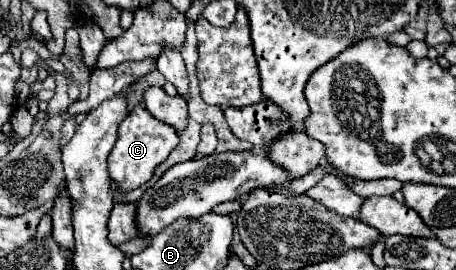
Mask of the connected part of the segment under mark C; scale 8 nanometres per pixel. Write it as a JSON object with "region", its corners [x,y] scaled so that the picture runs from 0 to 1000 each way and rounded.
{"region":[[[303,389],[259,470],[259,515],[237,574],[237,648],[268,715],[303,700],[307,685],[333,663],[338,626],[373,574],[373,559],[386,537],[390,537],[386,485],[373,463],[338,441],[320,396]]]}

